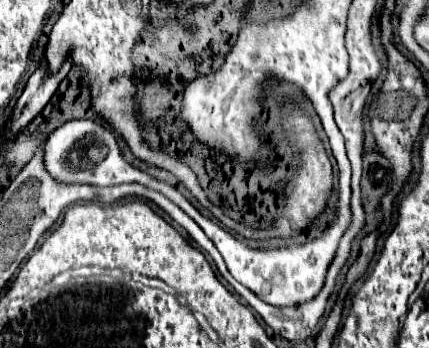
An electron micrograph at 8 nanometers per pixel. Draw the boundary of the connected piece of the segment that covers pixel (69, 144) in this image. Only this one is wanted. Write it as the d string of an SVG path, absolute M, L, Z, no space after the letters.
M92 118L70 120L50 136L52 138L48 138L46 148L44 148L44 162L46 162L48 172L54 178L58 178L62 182L80 182L100 187L122 184L122 182L140 182L148 188L162 192L172 202L176 202L180 208L186 208L186 210L194 208L178 188L170 186L168 182L156 180L150 174L142 172L140 168L128 164L126 158L122 156L122 150L120 150L114 133L100 120L92 120Z

